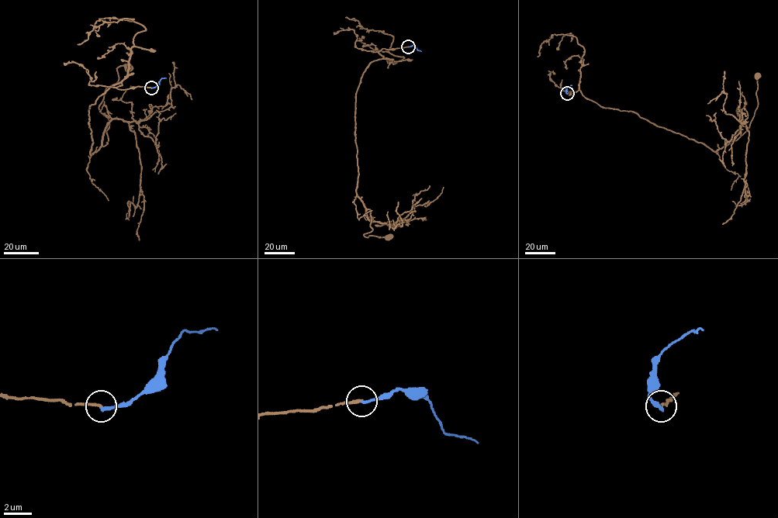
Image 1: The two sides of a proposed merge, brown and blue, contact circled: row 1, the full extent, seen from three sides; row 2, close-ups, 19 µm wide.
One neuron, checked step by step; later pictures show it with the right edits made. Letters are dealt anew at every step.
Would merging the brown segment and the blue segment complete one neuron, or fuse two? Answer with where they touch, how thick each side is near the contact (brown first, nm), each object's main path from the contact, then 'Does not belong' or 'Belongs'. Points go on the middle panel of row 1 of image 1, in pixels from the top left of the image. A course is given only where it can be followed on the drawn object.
Place: (408, 46). Thickness 200 nm (brown) against 220 nm. Course of brown: (408, 46), (379, 50), (355, 98), (356, 192), (372, 229), (364, 235), (390, 236). Course of blue: (408, 46), (415, 46), (421, 51). Does not belong

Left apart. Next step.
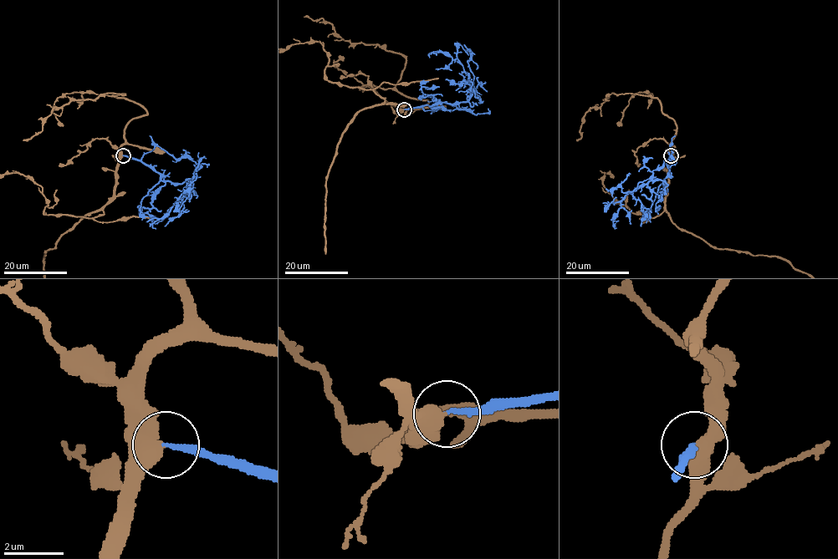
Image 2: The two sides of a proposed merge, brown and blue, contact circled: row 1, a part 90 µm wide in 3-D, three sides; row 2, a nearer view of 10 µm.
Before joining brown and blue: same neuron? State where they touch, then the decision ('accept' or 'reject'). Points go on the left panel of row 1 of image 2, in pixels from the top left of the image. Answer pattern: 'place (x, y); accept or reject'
place (123, 155); reject

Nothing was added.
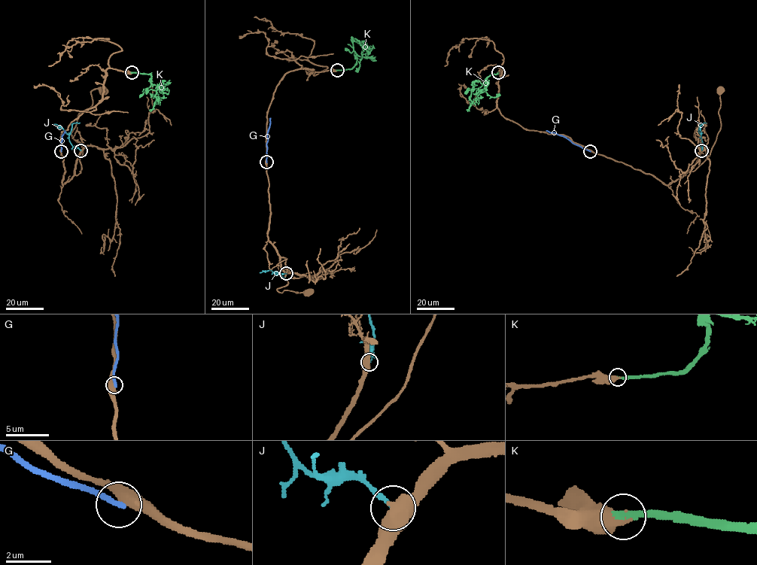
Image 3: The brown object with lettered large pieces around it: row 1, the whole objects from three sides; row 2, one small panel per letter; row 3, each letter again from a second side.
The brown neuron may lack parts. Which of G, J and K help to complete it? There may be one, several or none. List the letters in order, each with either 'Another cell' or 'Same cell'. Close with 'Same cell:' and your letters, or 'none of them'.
G: Another cell
J: Another cell
K: Same cell
Same cell: K

